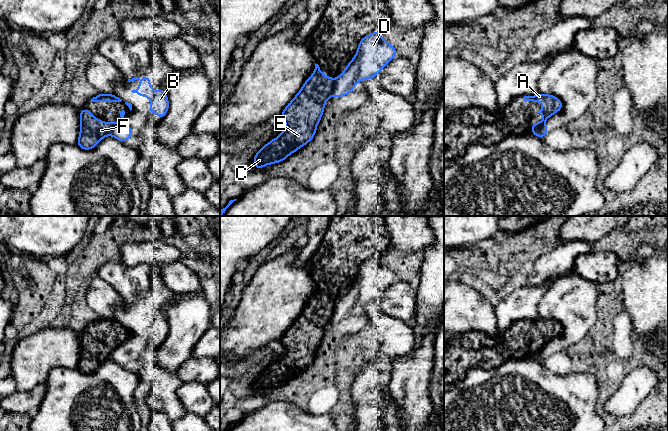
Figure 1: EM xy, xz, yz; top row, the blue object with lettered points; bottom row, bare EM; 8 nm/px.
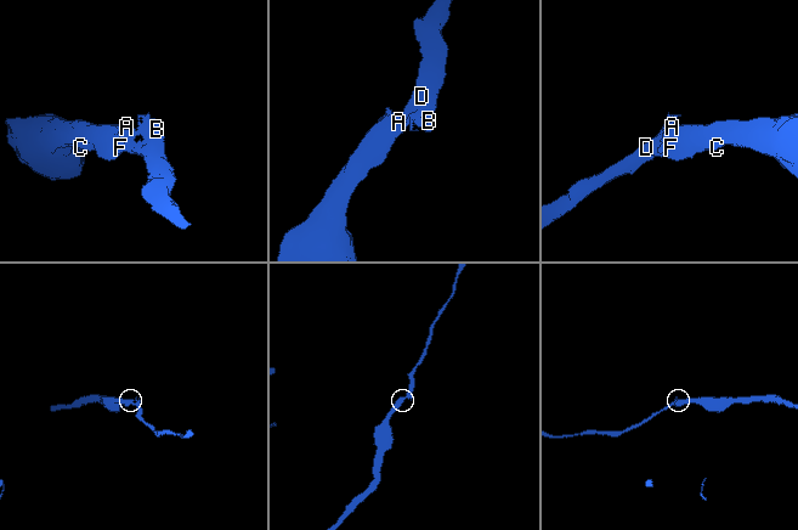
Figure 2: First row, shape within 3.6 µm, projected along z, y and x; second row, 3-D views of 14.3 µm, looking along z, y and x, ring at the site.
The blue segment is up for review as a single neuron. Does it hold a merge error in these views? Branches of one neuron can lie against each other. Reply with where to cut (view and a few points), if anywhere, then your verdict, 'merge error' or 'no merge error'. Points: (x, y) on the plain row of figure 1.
cut xz (336, 303), (331, 318); merge error

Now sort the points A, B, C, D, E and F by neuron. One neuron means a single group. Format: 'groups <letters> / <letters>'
groups A C E F / B D

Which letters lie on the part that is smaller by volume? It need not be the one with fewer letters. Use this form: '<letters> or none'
B, D

